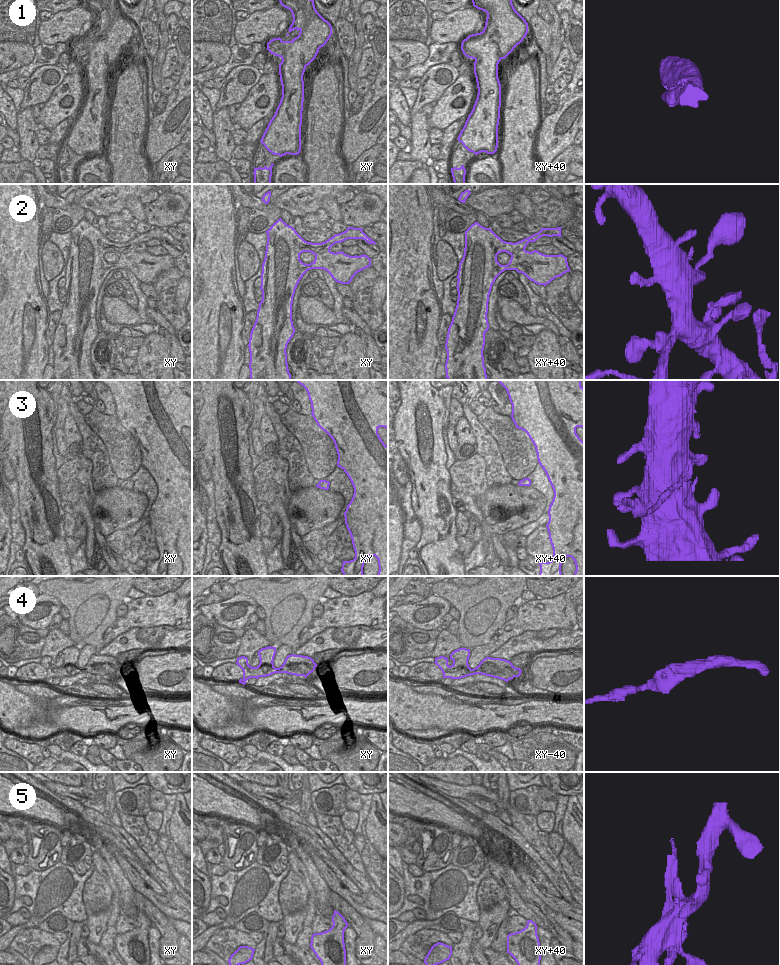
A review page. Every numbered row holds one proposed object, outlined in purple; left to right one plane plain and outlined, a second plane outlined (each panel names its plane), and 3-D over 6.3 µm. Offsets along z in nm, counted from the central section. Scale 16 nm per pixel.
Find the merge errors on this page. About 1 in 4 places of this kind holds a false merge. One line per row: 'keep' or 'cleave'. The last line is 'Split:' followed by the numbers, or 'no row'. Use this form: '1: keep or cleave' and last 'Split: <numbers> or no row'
1: keep
2: keep
3: cleave
4: keep
5: cleave
Split: 3, 5

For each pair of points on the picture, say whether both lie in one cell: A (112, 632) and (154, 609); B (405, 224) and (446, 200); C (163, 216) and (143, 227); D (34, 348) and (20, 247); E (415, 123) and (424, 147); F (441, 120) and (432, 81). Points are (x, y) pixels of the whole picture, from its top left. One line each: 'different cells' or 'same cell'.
A: same cell
B: different cells
C: different cells
D: same cell
E: same cell
F: different cells

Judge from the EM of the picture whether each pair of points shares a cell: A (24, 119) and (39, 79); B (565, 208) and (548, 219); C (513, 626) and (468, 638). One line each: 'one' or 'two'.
A: two
B: one
C: two

